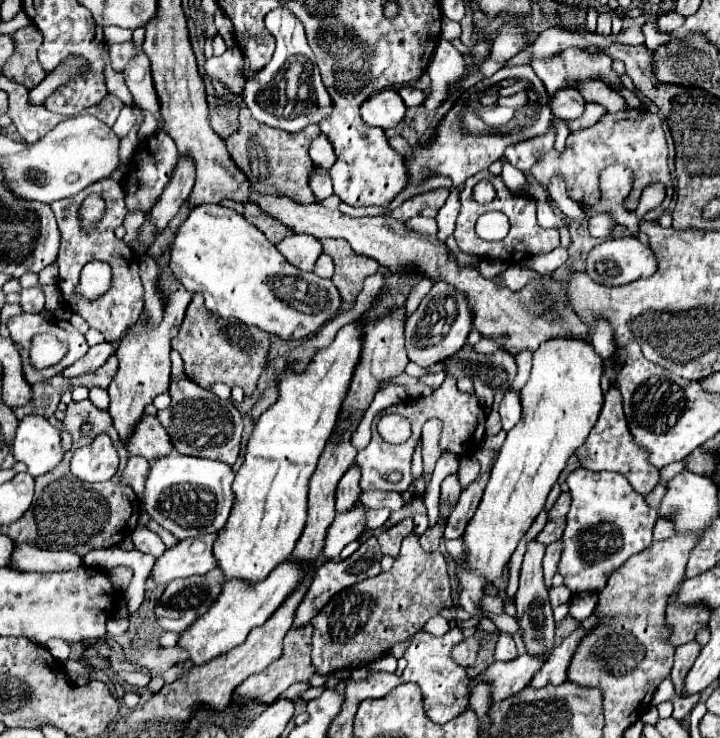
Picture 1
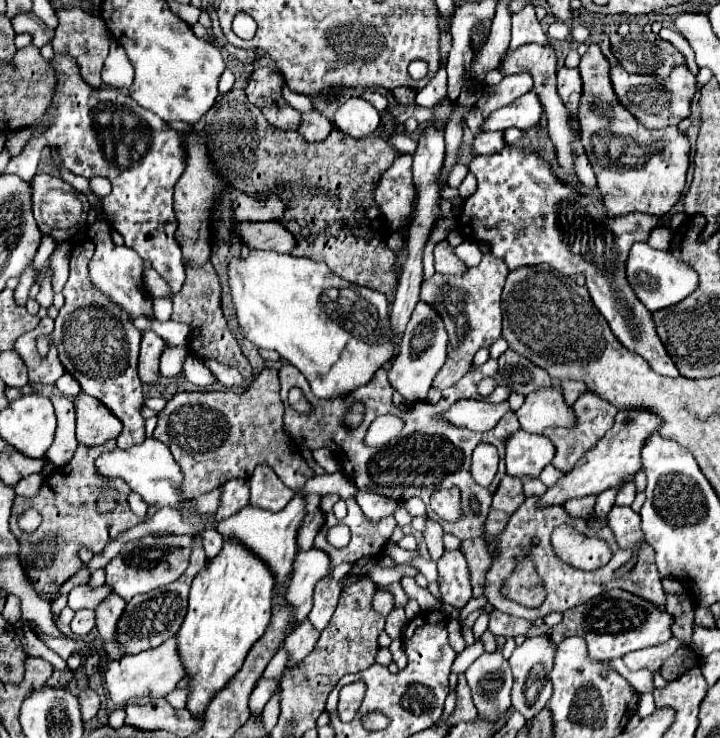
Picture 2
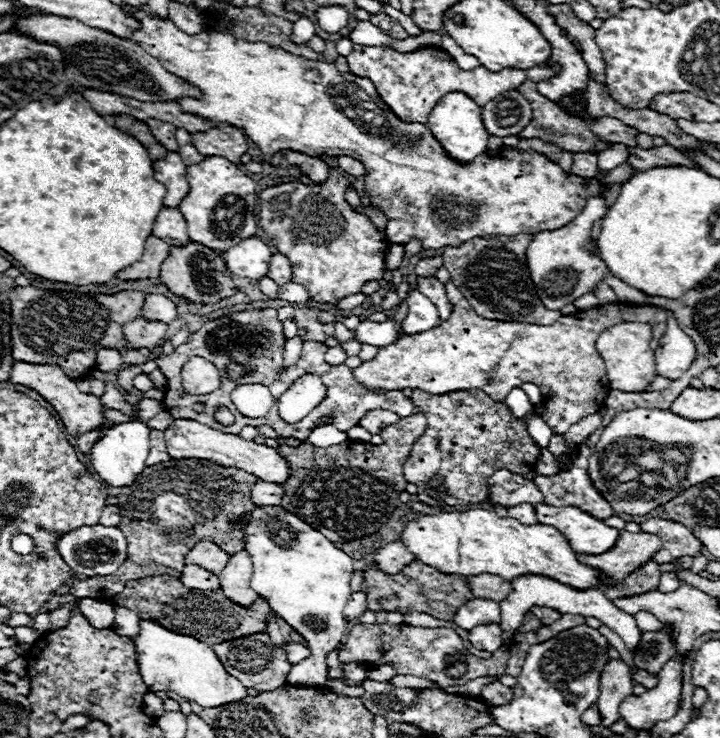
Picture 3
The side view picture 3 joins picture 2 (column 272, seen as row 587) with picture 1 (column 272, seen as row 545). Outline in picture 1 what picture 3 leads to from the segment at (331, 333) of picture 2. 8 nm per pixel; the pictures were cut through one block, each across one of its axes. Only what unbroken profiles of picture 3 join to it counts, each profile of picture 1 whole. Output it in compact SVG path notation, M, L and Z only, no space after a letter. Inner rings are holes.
M218 204L194 206L186 220L174 230L170 244L170 270L184 284L186 290L204 296L206 308L220 318L238 318L246 324L254 324L284 340L304 338L316 332L322 324L340 312L340 294L332 280L322 280L314 272L302 272L294 268L268 238L252 226L242 214Z

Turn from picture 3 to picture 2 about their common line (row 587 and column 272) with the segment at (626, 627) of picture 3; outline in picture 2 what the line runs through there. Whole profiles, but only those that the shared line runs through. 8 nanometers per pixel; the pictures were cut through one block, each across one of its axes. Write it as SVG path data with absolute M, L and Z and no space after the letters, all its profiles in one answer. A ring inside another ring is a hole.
M298 490L294 494L294 498L286 504L286 508L280 510L280 512L262 510L262 508L256 508L256 506L248 504L238 514L218 522L216 530L224 538L236 536L244 546L248 546L256 556L260 556L272 568L272 572L276 574L276 580L280 584L292 570L292 562L294 562L296 552L298 552L296 538L298 538L298 530L300 530L300 524L302 524L304 516L306 516L306 500L304 500L304 492Z

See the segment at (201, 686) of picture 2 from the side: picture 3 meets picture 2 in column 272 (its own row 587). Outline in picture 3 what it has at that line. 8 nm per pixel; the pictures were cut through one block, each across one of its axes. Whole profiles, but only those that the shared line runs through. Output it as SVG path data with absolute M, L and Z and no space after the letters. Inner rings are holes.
M462 510L418 516L406 524L400 542L426 566L444 574L494 574L508 582L524 574L542 574L578 590L598 588L598 572L576 560L566 538L546 524L520 524L514 518L500 518L494 510Z

